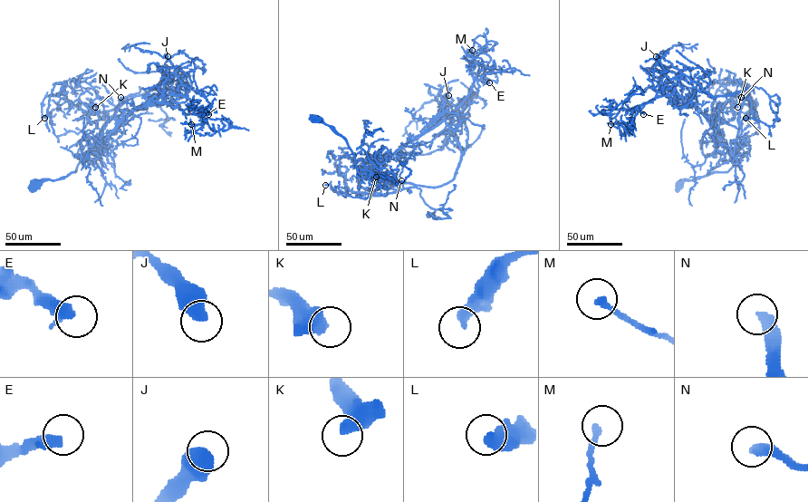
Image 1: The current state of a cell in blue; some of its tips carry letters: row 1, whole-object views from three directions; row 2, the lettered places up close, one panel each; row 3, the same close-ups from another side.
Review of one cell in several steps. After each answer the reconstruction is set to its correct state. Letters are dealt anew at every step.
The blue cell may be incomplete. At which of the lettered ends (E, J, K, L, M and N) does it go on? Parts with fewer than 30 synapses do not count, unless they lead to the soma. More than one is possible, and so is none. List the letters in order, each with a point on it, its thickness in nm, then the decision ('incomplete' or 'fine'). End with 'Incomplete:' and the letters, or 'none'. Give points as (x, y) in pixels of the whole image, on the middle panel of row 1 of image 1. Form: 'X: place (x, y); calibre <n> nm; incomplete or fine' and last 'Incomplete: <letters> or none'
E: place (489, 82); calibre 440 nm; fine
J: place (448, 95); calibre 600 nm; fine
K: place (376, 177); calibre 500 nm; fine
L: place (325, 185); calibre 400 nm; fine
M: place (472, 50); calibre 240 nm; fine
N: place (401, 180); calibre 360 nm; incomplete
Incomplete: N

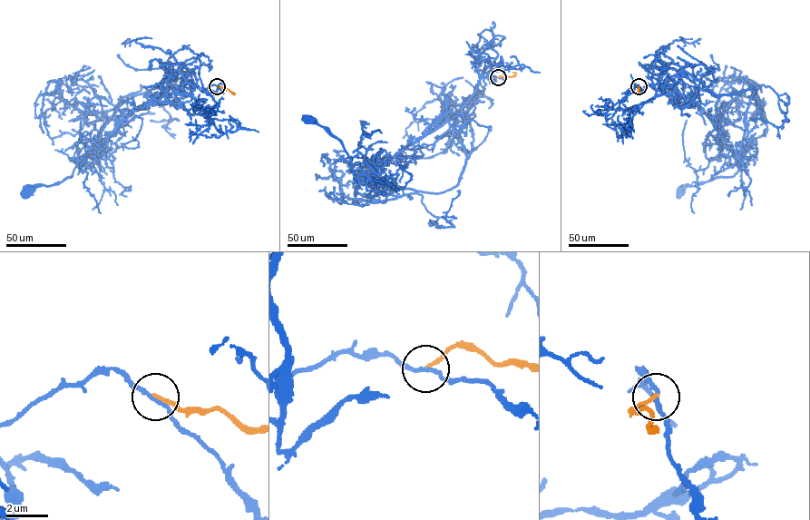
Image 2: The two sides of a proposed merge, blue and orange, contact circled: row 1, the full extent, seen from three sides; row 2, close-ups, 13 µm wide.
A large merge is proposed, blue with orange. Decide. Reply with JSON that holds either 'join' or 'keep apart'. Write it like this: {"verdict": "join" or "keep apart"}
{"verdict": "keep apart"}

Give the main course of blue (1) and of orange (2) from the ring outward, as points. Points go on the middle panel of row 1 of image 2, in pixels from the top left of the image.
1: (498, 77), (488, 80), (497, 53), (486, 48), (468, 101), (369, 177), (356, 179), (343, 143), (310, 119)
2: (498, 77), (512, 76), (516, 73), (512, 72)

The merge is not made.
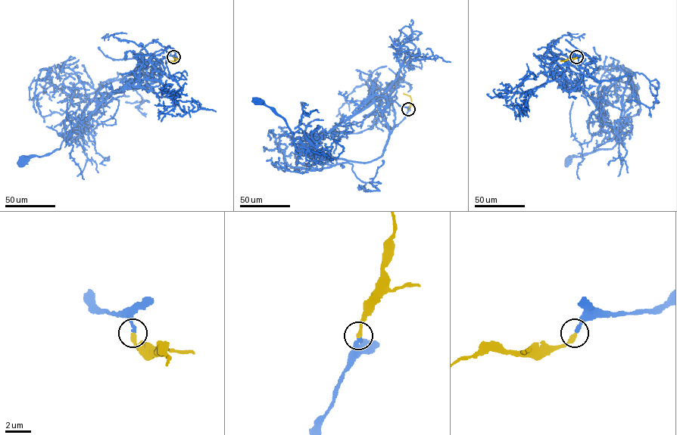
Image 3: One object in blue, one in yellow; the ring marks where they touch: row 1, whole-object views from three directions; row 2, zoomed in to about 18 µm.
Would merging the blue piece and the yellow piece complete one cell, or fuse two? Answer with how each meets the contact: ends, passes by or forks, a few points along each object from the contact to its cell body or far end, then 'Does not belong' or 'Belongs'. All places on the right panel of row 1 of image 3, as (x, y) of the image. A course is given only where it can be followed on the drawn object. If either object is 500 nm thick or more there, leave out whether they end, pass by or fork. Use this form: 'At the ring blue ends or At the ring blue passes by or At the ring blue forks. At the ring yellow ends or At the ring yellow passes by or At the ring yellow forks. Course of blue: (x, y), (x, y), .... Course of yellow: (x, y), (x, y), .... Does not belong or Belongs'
At the ring blue ends. At the ring yellow ends. Course of blue: (576, 57), (596, 60), (585, 64), (582, 88), (570, 82), (586, 93), (618, 141), (568, 160). Course of yellow: (576, 57), (560, 61). Belongs

